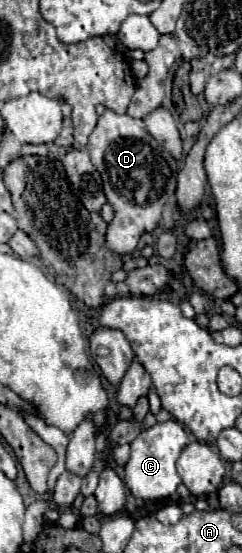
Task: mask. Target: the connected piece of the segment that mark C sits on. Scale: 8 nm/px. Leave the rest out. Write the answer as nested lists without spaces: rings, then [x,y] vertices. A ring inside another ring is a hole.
[[[170,419],[166,423],[156,423],[150,429],[140,431],[140,435],[130,443],[132,453],[126,463],[126,487],[132,491],[134,497],[140,499],[162,499],[176,491],[176,487],[182,483],[180,475],[176,473],[176,459],[180,457],[182,449],[190,443],[188,433],[184,427]]]

